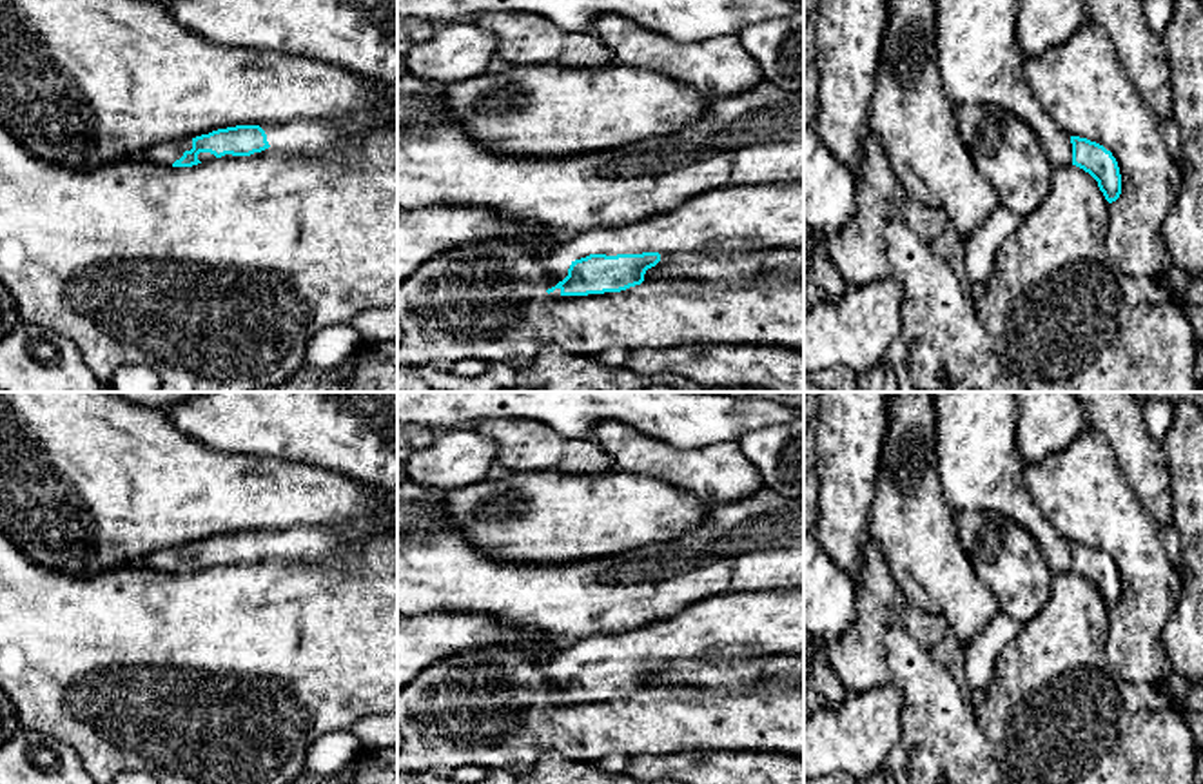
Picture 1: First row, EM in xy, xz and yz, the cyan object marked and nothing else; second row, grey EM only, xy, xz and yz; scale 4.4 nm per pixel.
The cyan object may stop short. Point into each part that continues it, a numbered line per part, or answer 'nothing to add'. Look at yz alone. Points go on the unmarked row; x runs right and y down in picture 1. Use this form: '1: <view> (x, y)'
1: yz (978, 463)

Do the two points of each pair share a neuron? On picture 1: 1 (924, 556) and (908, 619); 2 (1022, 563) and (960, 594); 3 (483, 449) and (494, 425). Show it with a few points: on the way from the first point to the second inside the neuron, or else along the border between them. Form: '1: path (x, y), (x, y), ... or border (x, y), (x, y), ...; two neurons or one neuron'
1: border (888, 567), (899, 590), (938, 612), (948, 627); two neurons
2: border (960, 547), (1000, 610); two neurons
3: border (476, 429), (496, 443), (498, 461); two neurons

